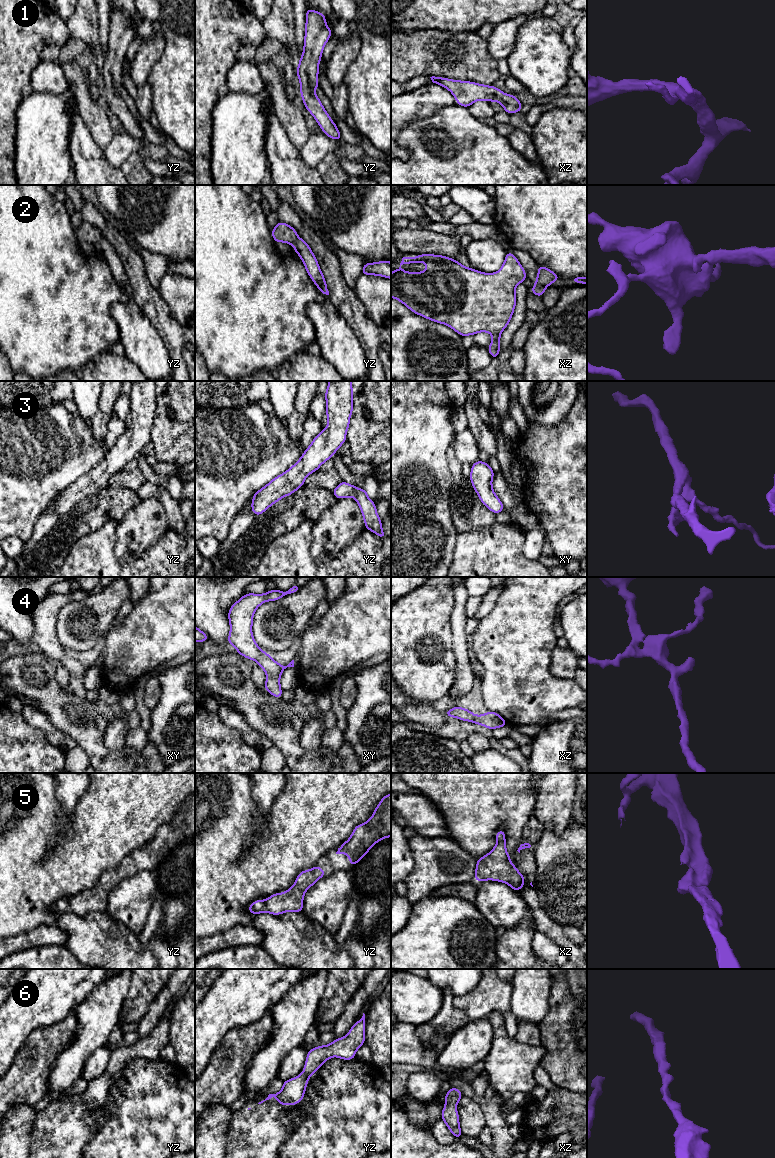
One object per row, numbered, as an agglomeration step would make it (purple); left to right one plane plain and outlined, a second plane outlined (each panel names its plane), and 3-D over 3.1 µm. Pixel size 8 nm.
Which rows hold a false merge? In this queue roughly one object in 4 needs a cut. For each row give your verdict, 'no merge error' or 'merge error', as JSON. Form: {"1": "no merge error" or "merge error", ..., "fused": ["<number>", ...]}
{"1": "no merge error", "2": "no merge error", "3": "no merge error", "4": "no merge error", "5": "no merge error", "6": "no merge error", "fused": []}

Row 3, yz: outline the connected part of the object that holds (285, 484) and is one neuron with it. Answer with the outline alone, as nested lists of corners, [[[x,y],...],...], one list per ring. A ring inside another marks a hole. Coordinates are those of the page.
[[[329,381],[325,393],[327,427],[313,439],[292,467],[253,494],[251,509],[255,516],[264,513],[281,498],[302,487],[306,477],[332,458],[346,442],[346,433],[353,412],[352,394],[352,381]]]

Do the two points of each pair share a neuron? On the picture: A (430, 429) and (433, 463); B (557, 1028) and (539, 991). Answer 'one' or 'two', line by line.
A: one
B: two

